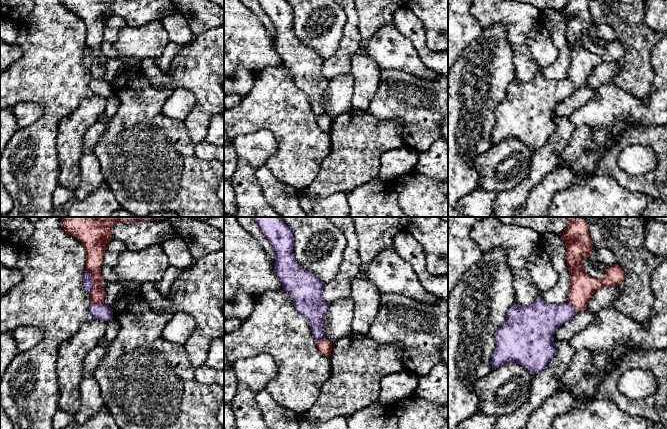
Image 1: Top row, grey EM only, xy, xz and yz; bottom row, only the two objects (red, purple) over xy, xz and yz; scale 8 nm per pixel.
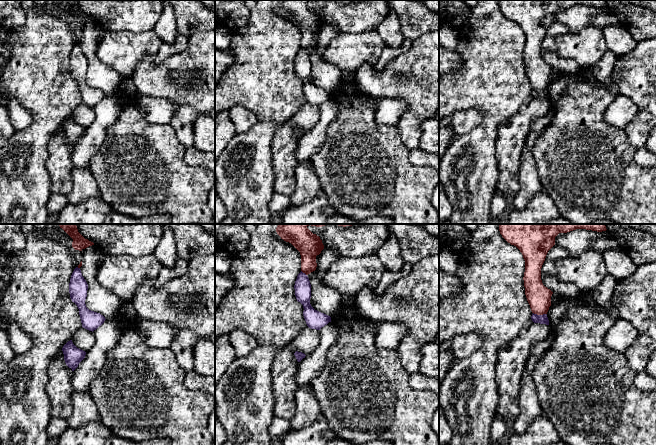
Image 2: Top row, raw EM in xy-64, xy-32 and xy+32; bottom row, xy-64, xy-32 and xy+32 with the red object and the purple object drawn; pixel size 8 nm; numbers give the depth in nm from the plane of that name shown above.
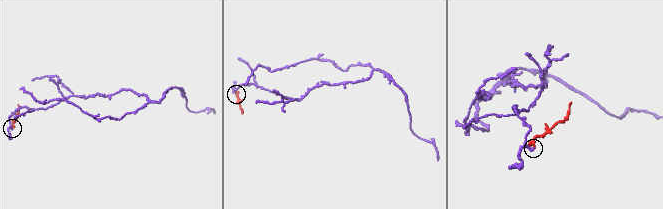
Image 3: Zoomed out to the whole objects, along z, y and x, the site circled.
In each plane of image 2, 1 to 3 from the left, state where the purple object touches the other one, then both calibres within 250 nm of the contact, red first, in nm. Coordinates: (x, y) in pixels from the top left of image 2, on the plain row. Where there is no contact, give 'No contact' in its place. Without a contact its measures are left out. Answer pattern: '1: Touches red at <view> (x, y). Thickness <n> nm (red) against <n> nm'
1: No contact
2: Touches red at xy-32 (304, 48). Thickness 200 nm (red) against 130 nm
3: Touches red at xy+32 (540, 90). Thickness 190 nm (red) against 80 nm

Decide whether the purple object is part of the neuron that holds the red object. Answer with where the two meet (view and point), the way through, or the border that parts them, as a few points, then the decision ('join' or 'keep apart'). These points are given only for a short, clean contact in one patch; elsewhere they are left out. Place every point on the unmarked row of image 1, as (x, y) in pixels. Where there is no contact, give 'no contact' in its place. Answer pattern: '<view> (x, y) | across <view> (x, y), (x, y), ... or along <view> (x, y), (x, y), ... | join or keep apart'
xy (93, 57) | along xy (85, 46), (90, 50), (93, 58), (93, 63), (89, 69) | keep apart

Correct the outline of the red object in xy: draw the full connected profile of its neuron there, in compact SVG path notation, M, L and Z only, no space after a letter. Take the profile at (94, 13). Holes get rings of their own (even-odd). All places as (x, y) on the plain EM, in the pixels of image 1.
M61 0L68 11L78 15L86 27L86 47L91 50L94 62L89 72L94 79L104 79L101 43L107 20L112 16L113 0Z

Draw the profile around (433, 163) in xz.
M439 139L427 151L420 152L415 172L448 181L448 141Z

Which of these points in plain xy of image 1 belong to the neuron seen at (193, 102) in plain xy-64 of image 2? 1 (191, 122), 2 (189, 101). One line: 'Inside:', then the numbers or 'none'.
Inside: 1

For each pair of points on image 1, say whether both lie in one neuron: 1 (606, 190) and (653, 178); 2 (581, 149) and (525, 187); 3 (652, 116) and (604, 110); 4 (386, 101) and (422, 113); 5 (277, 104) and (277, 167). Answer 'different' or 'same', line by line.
1: different
2: different
3: same
4: same
5: same

